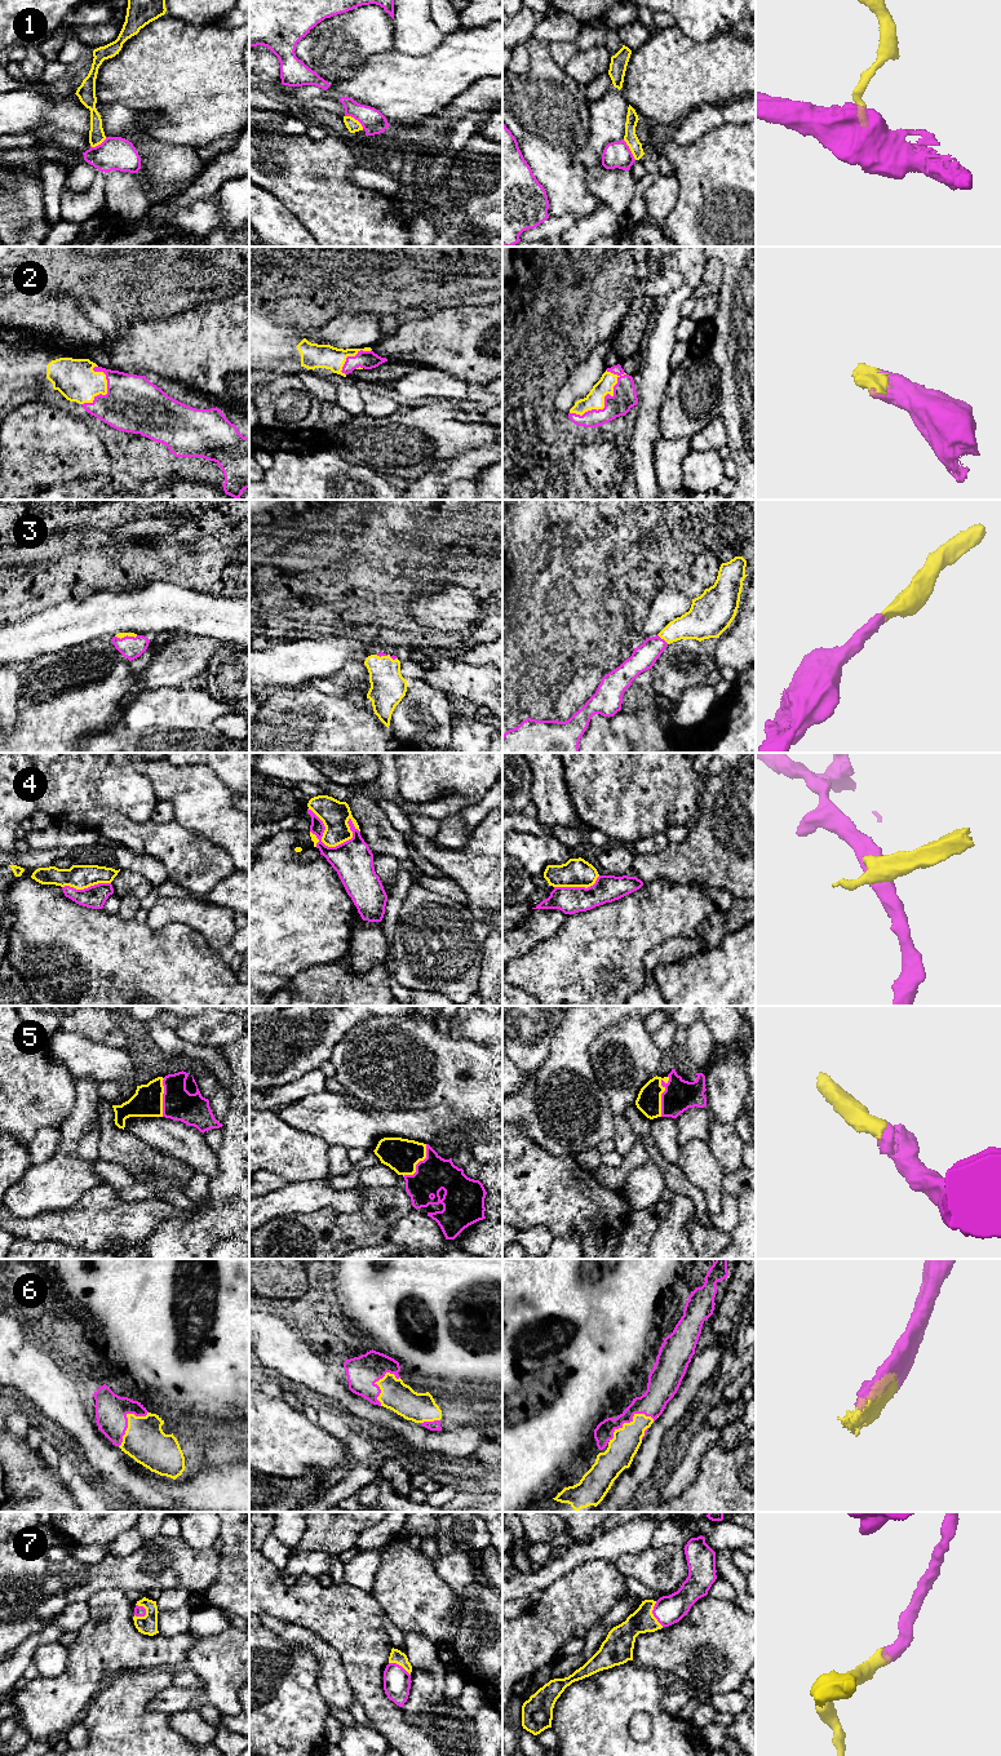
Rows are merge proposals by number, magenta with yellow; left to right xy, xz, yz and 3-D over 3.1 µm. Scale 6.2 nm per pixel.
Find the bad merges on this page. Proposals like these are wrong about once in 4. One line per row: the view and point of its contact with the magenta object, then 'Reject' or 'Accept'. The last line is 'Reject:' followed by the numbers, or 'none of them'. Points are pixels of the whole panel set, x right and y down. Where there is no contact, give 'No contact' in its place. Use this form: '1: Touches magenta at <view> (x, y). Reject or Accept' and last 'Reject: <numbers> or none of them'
1: Touches magenta at xz (355, 119). Reject
2: Touches magenta at yz (605, 403). Accept
3: Touches magenta at yz (663, 639). Accept
4: Touches magenta at xz (336, 846). Reject
5: Touches magenta at yz (661, 1094). Accept
6: Touches magenta at yz (629, 1422). Accept
7: Touches magenta at xy (145, 1609). Accept
Reject: 1, 4

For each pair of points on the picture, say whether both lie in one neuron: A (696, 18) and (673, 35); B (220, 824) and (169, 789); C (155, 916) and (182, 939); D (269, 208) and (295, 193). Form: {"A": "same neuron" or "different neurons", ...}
{"A": "different neurons", "B": "same neuron", "C": "different neurons", "D": "different neurons"}

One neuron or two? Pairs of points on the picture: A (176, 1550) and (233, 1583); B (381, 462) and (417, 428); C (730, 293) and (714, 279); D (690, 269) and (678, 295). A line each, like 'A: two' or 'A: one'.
A: two
B: one
C: two
D: one

